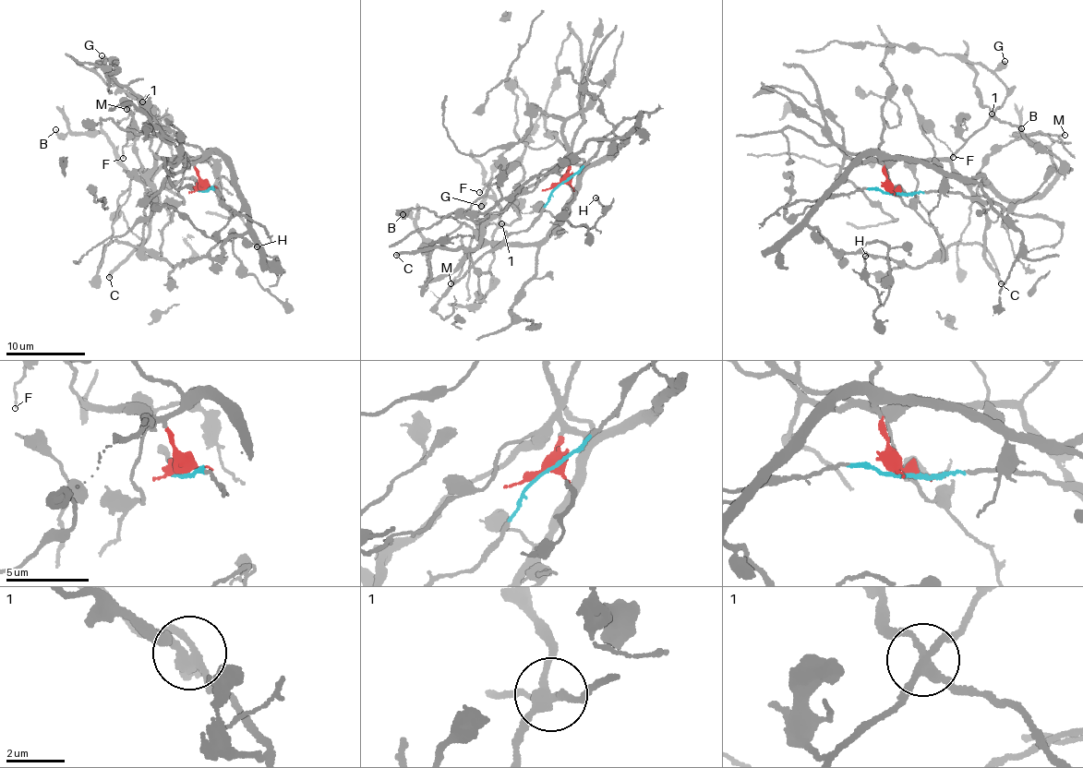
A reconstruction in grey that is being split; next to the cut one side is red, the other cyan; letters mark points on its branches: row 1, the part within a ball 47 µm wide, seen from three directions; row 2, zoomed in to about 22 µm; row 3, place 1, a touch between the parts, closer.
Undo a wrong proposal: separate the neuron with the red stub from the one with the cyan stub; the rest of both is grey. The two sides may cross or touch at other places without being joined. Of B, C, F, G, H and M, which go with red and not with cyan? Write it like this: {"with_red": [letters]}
{"with_red": ["B", "H"]}

